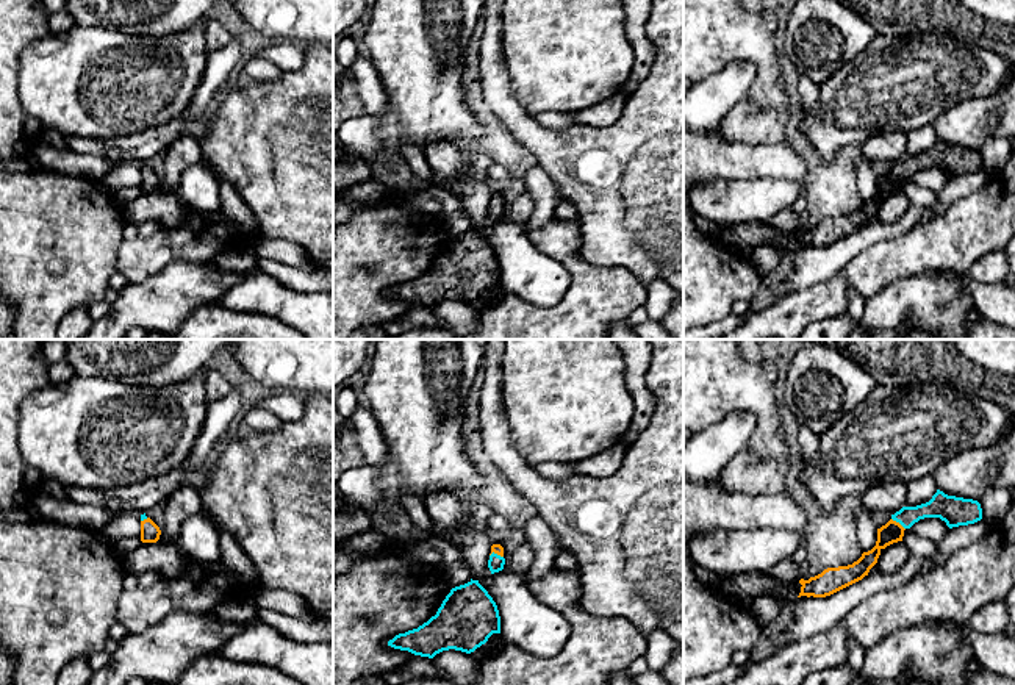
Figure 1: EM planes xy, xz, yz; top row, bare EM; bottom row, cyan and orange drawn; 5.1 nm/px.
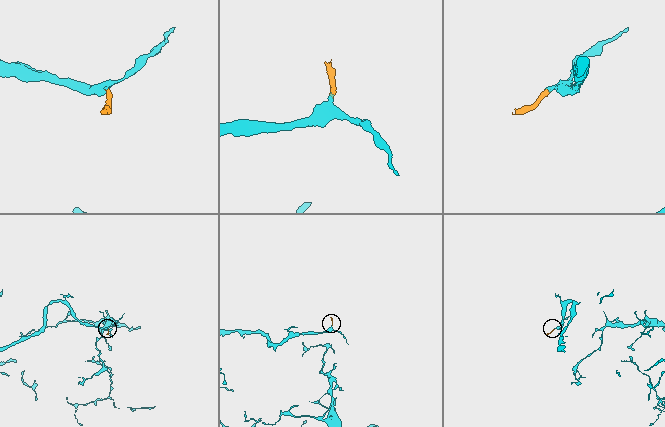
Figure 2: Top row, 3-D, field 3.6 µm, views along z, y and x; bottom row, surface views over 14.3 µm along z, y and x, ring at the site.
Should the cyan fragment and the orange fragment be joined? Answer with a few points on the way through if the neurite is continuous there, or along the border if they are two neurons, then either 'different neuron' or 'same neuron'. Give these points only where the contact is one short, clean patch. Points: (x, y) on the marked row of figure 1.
way yz (942, 505), (898, 521), (892, 532); same neuron

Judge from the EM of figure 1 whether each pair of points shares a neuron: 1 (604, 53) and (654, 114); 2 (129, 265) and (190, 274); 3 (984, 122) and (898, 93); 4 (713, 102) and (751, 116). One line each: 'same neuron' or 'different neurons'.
1: different neurons
2: different neurons
3: different neurons
4: different neurons

